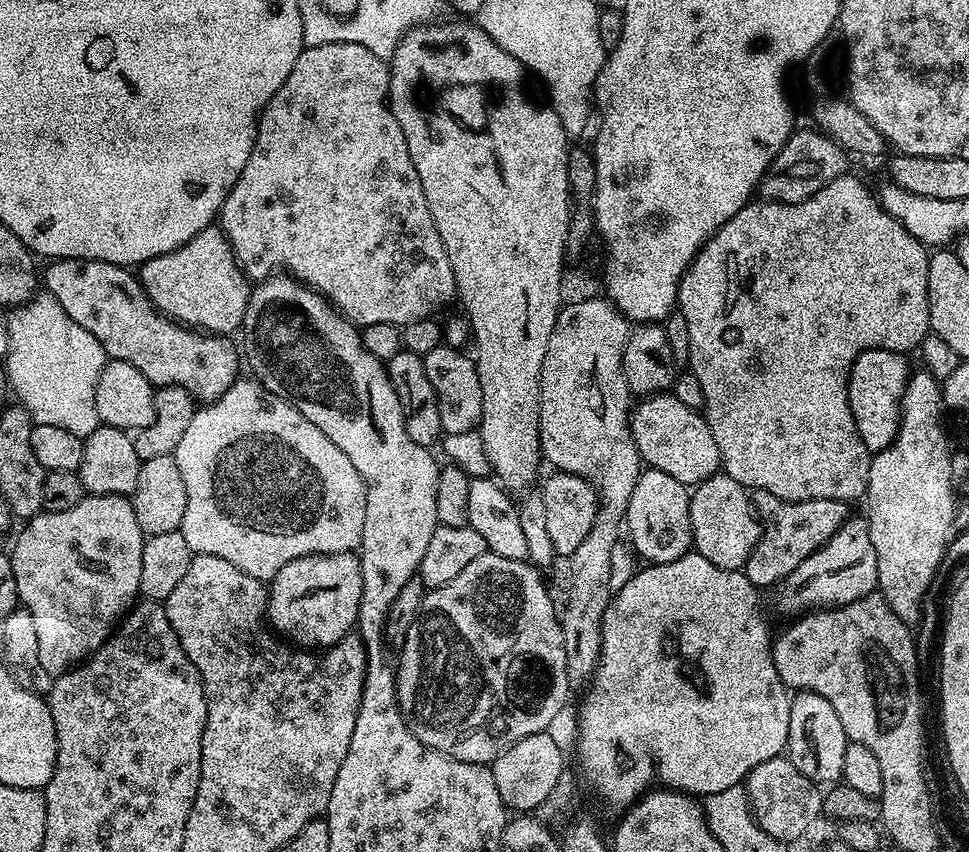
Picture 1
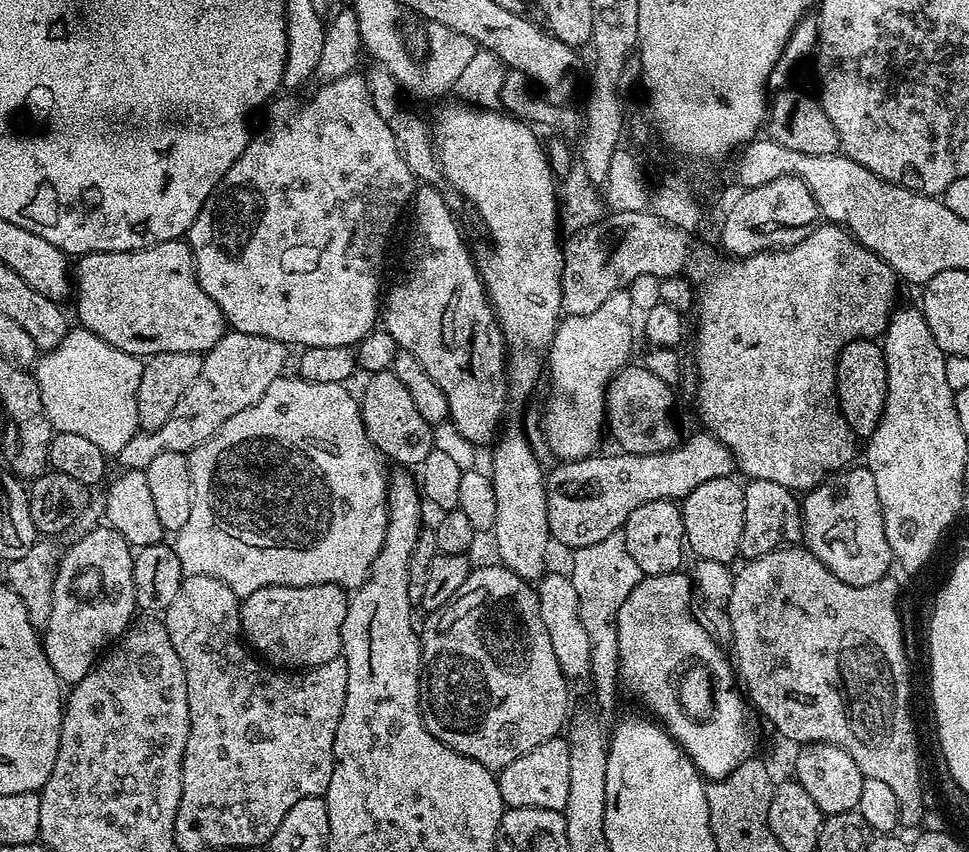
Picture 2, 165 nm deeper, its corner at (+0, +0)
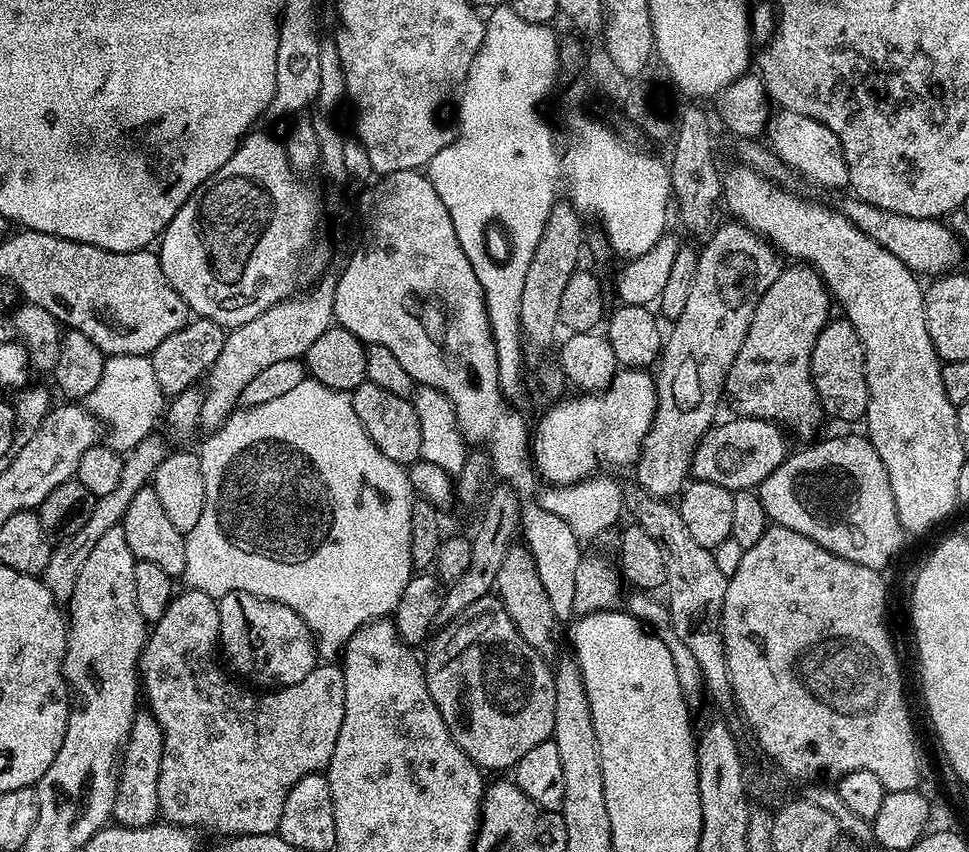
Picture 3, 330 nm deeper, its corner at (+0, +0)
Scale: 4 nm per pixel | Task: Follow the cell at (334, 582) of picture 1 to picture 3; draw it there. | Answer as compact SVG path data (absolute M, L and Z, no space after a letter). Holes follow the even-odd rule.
M234 590L221 596L218 603L219 647L222 649L223 659L232 663L231 671L237 677L245 681L253 680L248 681L253 685L283 686L302 682L302 678L306 678L306 674L316 668L318 653L312 632L304 619L294 614L294 610L290 610L290 606L282 606L282 602L264 600L246 590Z

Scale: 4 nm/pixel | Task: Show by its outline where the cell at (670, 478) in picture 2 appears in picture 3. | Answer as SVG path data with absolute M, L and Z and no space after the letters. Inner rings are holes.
M737 415L735 419L709 428L692 456L690 469L695 479L714 482L714 486L729 488L733 494L759 489L762 481L770 478L770 474L774 474L790 455L789 437L781 425L753 416Z

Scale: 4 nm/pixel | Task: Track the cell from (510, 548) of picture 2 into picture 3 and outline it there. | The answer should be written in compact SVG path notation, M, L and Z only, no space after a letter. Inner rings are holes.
M512 546L509 549L502 566L499 567L494 592L495 595L500 595L497 596L499 603L503 604L504 612L510 622L514 622L518 634L522 634L522 638L526 638L526 642L530 642L530 646L534 646L534 650L538 650L541 656L551 657L551 652L556 648L555 642L552 641L552 631L558 624L558 617L554 614L554 606L550 606L550 598L546 598L546 590L538 579L534 558L527 547Z

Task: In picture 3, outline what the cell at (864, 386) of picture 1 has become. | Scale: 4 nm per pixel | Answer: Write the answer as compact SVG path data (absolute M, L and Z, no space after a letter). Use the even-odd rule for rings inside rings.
M829 319L828 325L818 334L818 342L812 347L810 370L814 390L820 399L825 417L836 420L863 421L868 414L868 387L864 369L862 342L849 320Z

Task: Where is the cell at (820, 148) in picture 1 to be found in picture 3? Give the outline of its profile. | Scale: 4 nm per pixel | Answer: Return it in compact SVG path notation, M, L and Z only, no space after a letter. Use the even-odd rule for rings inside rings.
M739 222L721 223L715 234L703 241L698 252L698 266L694 270L694 282L690 282L690 298L682 314L671 325L672 333L667 333L658 367L654 372L656 414L644 439L640 459L634 465L635 483L645 488L651 496L679 497L689 483L692 456L700 445L700 439L717 423L716 407L720 404L720 396L722 400L725 395L724 383L728 371L734 358L738 358L738 350L742 350L746 330L750 330L750 322L762 294L766 294L766 290L774 286L774 278L778 278L782 271L779 259L781 257L774 251L773 245Z

